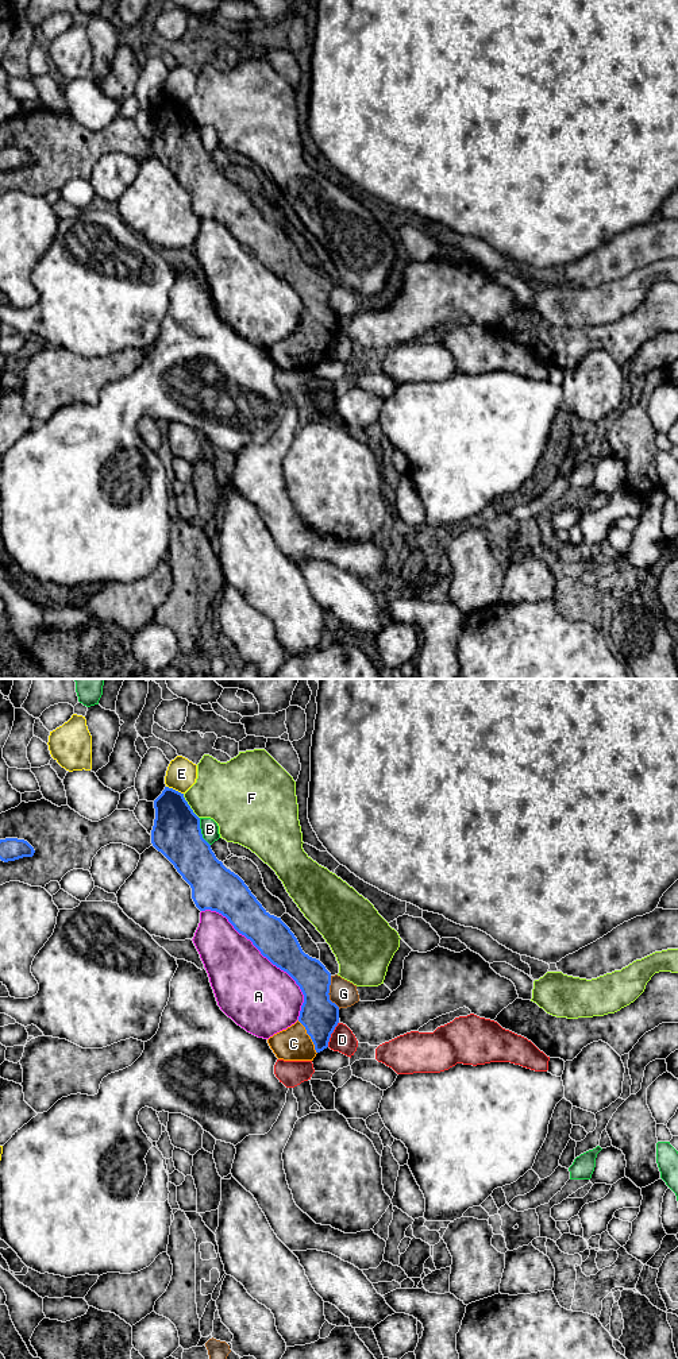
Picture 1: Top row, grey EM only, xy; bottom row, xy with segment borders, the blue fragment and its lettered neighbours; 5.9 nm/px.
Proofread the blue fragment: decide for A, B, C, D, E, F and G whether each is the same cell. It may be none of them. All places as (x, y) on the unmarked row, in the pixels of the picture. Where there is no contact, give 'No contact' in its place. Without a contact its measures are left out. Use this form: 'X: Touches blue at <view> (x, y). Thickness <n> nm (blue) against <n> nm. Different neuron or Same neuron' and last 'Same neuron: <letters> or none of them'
A: Touches blue at xy (266, 266). Thickness 220 nm (blue) against 420 nm. Different neuron
B: Touches blue at xy (200, 141). Thickness 280 nm (blue) against 110 nm. Different neuron
C: Touches blue at xy (309, 344). Thickness 220 nm (blue) against 200 nm. Same neuron
D: Touches blue at xy (331, 342). Thickness 220 nm (blue) against 150 nm. Different neuron
E: Touches blue at xy (174, 99). Thickness 280 nm (blue) against 180 nm. Different neuron
F: Touches blue at xy (189, 115). Thickness 280 nm (blue) against 360 nm. Different neuron
G: Touches blue at xy (328, 301). Thickness 220 nm (blue) against 160 nm. Different neuron
Same neuron: C

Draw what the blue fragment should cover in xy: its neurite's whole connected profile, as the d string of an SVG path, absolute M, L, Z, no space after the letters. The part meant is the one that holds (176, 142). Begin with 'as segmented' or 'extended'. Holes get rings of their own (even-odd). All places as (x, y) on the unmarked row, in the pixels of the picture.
extended | M165 96L154 117L151 152L190 194L196 216L226 225L263 266L286 281L304 304L298 329L270 345L270 358L278 368L313 370L328 356L339 332L339 316L328 304L331 282L305 263L281 227L270 224L244 190L216 167L184 103Z

